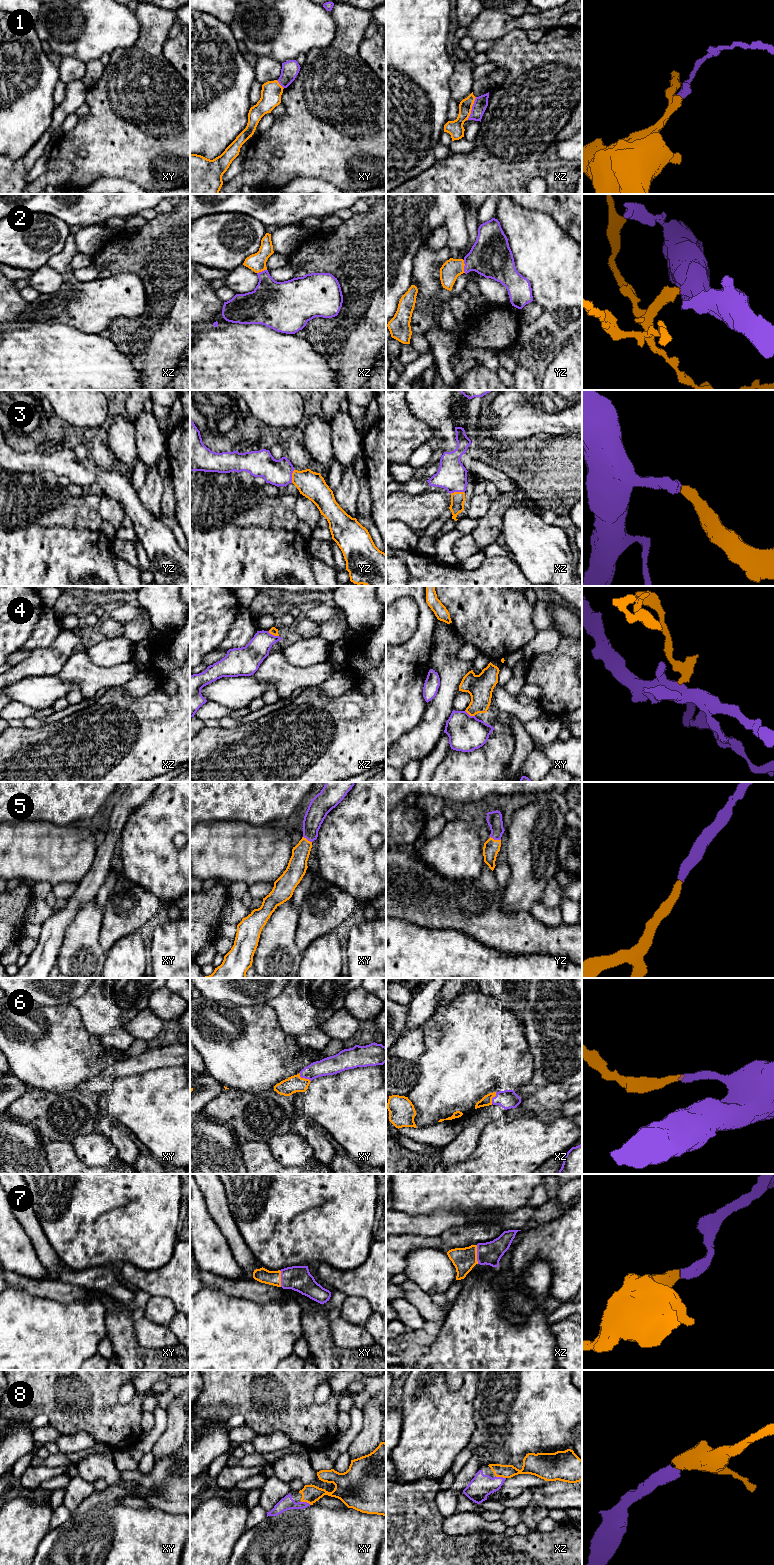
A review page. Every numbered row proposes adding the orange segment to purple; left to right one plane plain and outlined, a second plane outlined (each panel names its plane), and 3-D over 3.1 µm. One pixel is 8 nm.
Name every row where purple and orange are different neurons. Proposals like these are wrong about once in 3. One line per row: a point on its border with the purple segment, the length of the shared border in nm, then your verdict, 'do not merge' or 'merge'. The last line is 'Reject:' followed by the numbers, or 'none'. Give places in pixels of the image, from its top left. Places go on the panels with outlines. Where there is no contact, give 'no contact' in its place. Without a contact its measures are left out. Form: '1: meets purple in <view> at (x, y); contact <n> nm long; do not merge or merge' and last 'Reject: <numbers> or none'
1: meets purple in xz at (472, 108); contact 200 nm long; do not merge
2: meets purple in yz at (464, 266); contact 110 nm long; merge
3: meets purple in xz at (457, 491); contact 120 nm long; merge
4: meets purple in xz at (273, 635); contact 100 nm long; do not merge
5: meets purple in yz at (495, 839); contact 90 nm long; merge
6: meets purple in xy at (304, 1077); contact 120 nm long; merge
7: meets purple in xz at (477, 1254); contact 150 nm long; merge
8: meets purple in xz at (501, 1477); contact 80 nm long; merge
Reject: 1, 4

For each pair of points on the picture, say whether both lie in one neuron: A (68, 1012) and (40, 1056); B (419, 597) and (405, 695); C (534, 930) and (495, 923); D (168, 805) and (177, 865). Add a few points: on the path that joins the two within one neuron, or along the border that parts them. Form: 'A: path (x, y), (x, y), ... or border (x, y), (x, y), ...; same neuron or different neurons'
A: path (63, 1023), (49, 1045); same neuron
B: path (424, 621), (423, 637), (405, 671); same neuron
C: path (524, 930), (505, 929); same neuron
D: path (166, 820), (166, 850); same neuron

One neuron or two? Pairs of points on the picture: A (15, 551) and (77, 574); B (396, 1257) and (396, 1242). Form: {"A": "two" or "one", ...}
{"A": "one", "B": "one"}

